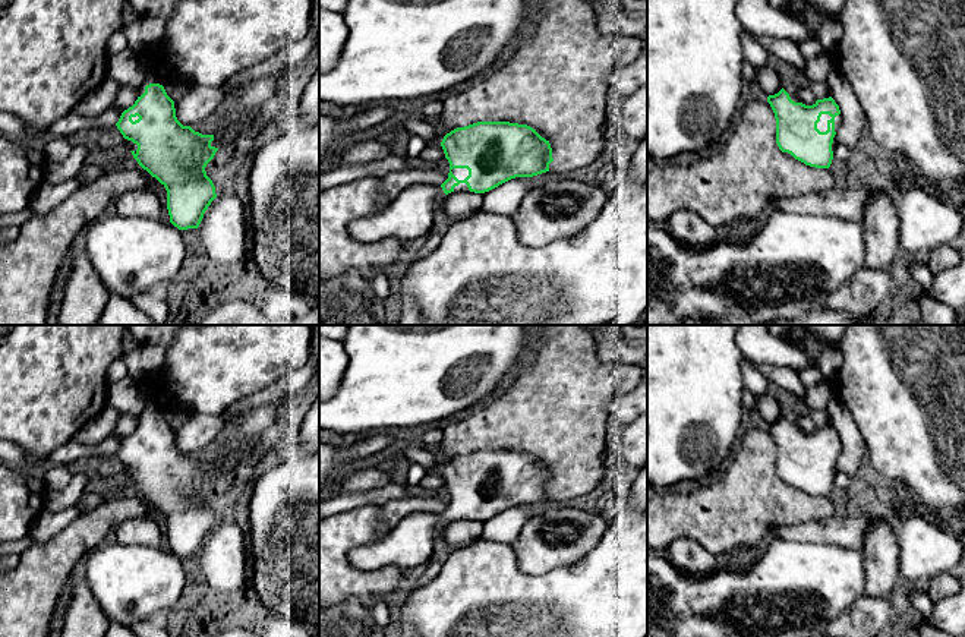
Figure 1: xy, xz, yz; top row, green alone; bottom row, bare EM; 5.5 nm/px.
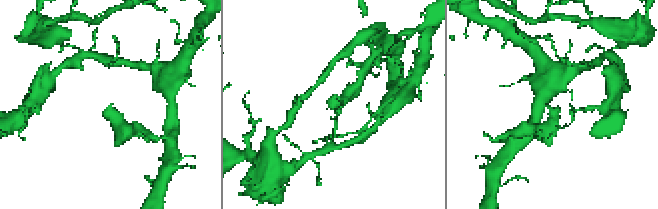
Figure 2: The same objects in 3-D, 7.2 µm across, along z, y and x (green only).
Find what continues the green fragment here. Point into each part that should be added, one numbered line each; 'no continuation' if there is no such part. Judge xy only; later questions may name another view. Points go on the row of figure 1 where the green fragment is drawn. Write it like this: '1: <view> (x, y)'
1: xy (151, 78)

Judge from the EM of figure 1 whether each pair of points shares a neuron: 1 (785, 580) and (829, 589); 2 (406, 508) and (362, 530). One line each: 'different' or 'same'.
1: same
2: different

